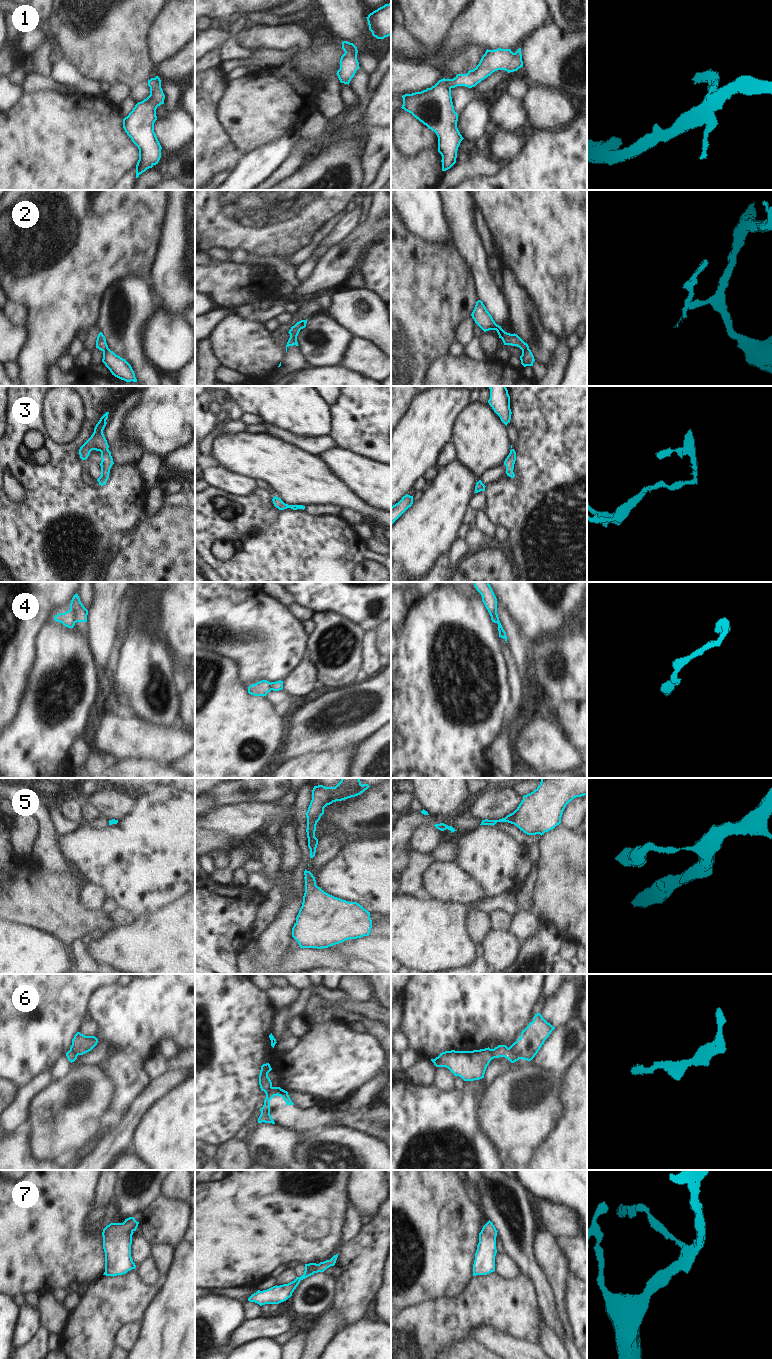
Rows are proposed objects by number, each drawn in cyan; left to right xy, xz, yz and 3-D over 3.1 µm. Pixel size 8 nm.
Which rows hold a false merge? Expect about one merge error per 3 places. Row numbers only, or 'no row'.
2, 4, 6

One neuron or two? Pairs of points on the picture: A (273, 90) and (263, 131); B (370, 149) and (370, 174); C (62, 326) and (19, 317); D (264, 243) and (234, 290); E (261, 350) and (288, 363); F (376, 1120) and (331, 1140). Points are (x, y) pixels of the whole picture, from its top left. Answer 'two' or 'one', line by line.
A: one
B: one
C: two
D: two
E: two
F: two

